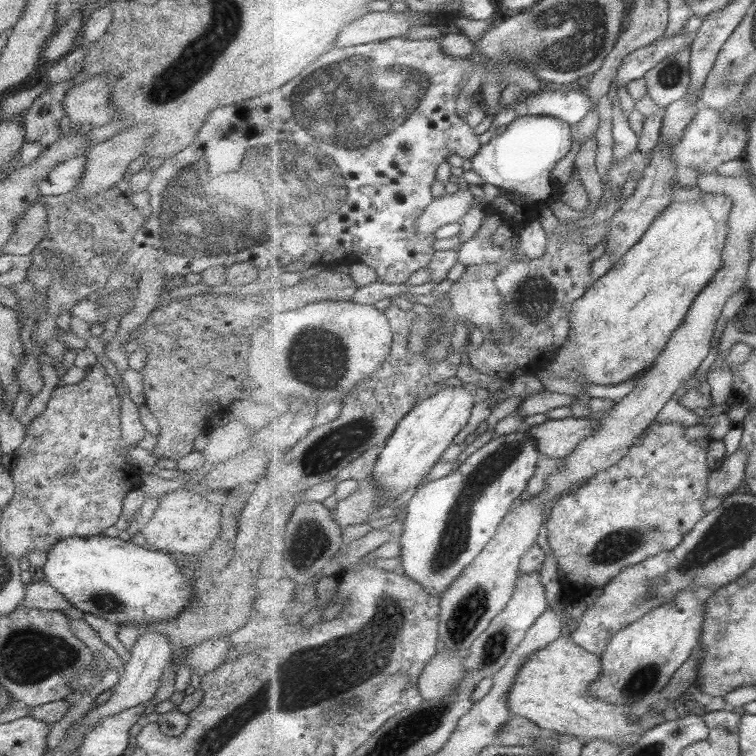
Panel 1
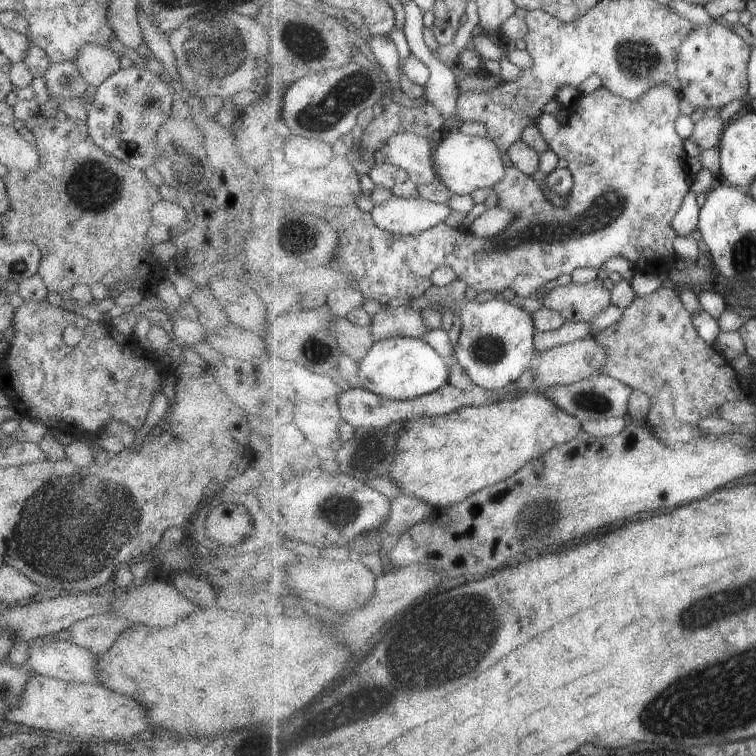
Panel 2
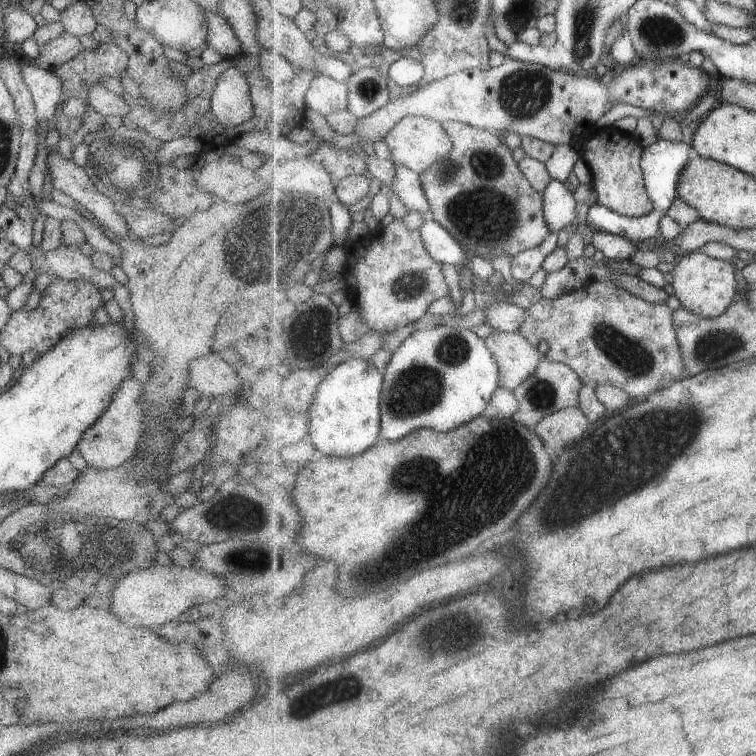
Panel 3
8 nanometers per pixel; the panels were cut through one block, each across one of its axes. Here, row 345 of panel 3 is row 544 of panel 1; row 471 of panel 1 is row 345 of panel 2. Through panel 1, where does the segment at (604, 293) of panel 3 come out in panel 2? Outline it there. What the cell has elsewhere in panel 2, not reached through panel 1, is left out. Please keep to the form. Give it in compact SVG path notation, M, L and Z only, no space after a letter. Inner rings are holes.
M657 288L645 296L636 295L627 308L622 310L621 318L595 335L595 340L607 348L608 360L601 372L628 384L634 391L643 391L652 400L647 416L652 429L661 427L668 421L695 423L699 418L717 418L714 411L727 401L743 400L737 371L717 349L705 342L695 324L693 316L687 312L678 290Z

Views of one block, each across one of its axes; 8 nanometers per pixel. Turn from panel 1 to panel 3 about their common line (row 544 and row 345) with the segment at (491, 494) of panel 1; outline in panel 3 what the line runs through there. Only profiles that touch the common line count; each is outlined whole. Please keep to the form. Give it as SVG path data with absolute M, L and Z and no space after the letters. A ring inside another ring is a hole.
M453 322L443 326L416 329L394 350L384 372L381 391L381 434L387 440L399 440L418 428L449 432L472 421L485 412L500 386L500 364L489 348L488 341L474 332L459 328Z

